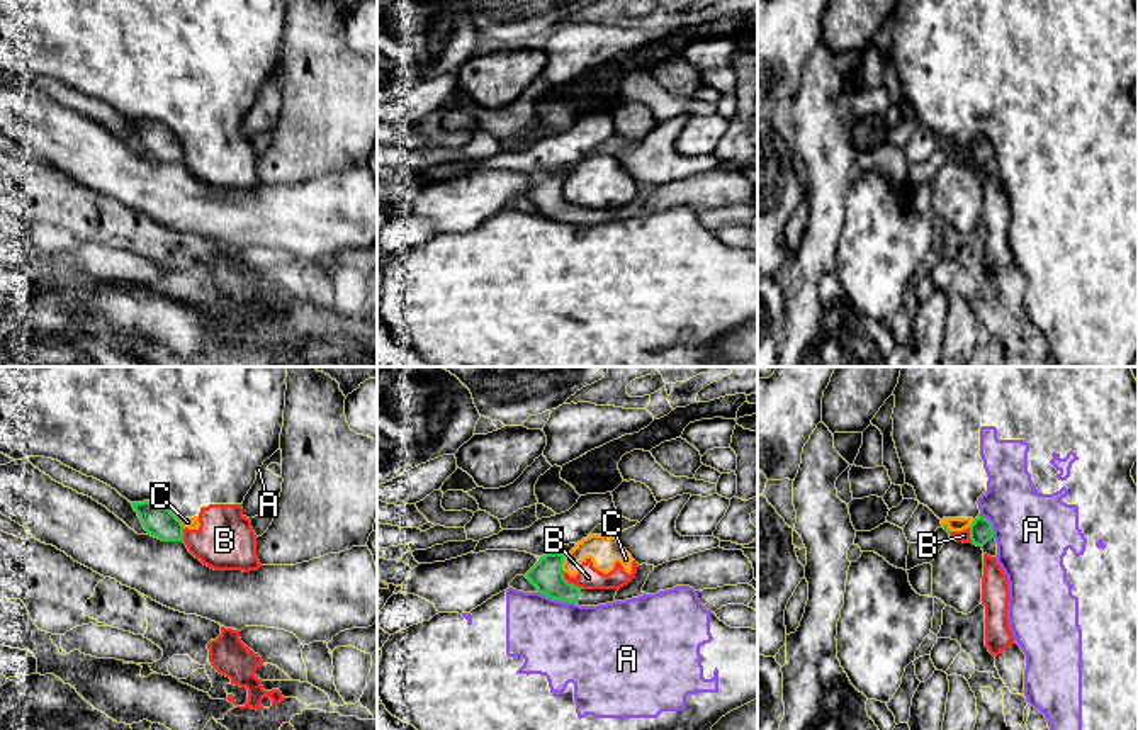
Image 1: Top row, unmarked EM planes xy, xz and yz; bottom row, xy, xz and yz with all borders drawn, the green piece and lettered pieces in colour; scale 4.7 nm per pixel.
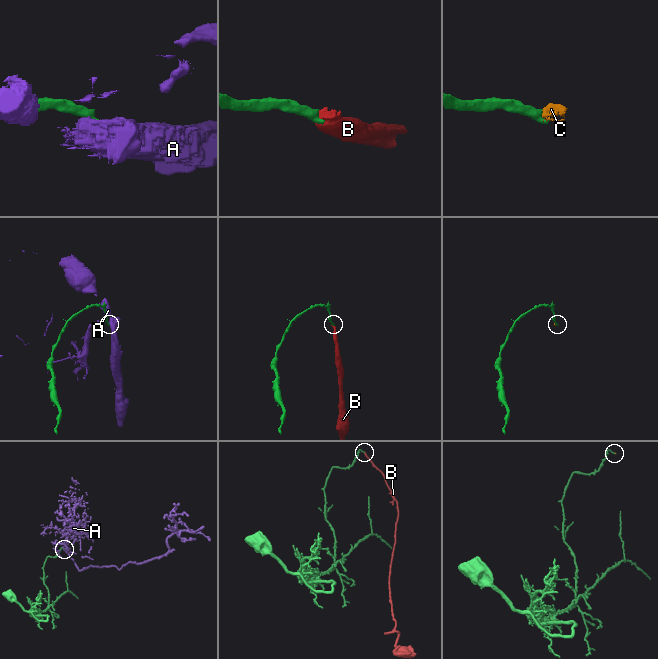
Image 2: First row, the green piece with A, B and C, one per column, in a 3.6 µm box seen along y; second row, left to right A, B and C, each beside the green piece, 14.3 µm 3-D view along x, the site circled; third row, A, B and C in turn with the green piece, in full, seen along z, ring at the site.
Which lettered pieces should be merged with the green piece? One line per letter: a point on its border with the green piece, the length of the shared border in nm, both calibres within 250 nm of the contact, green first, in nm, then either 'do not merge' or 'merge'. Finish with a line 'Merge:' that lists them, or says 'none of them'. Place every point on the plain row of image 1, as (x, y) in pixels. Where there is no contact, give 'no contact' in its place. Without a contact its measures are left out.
A: contact xz (557, 219); length 190 nm; calibres 150 and 380 nm; do not merge
B: contact xz (569, 202); length 130 nm; calibres 150 and 110 nm; do not merge
C: contact xz (563, 182); length 80 nm; calibres 150 and 150 nm; do not merge
Merge: none of them

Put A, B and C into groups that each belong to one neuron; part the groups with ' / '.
A B C

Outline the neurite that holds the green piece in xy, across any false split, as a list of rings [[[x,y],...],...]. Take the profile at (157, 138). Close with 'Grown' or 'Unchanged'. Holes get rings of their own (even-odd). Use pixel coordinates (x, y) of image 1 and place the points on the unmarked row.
[[[158,121],[131,122],[148,154],[161,161],[183,161],[183,144],[166,124]]]. Unchanged

